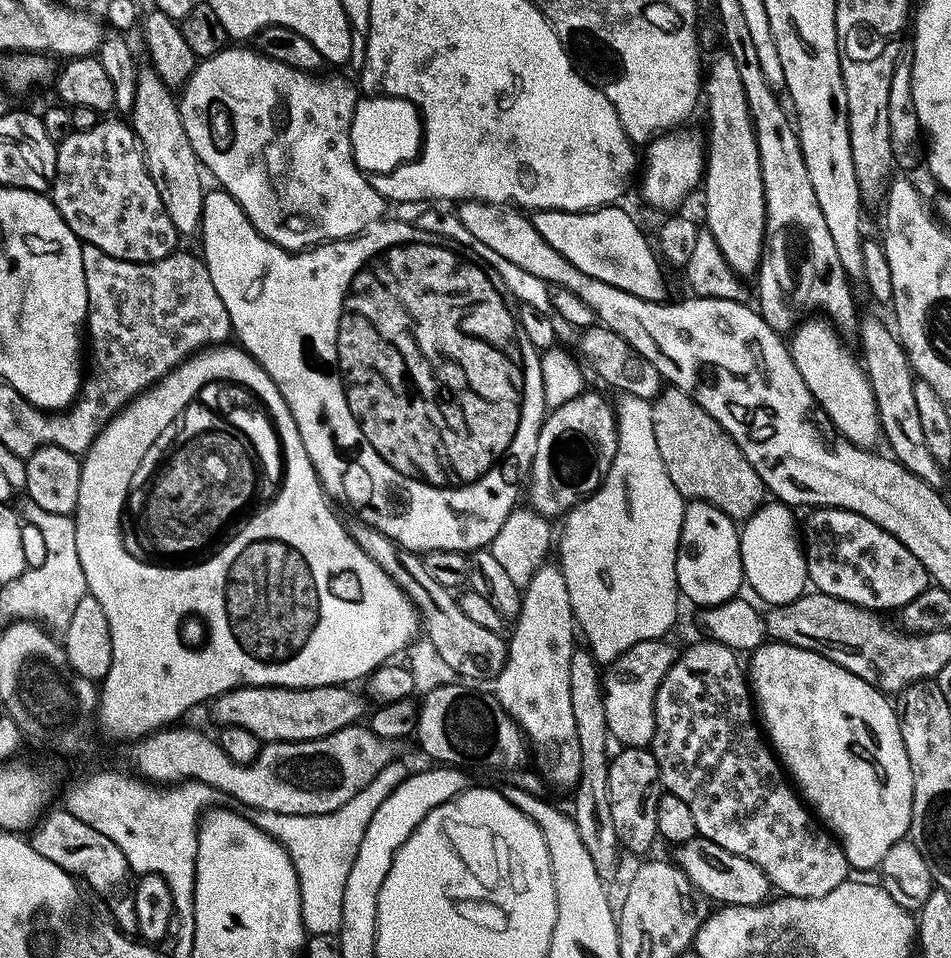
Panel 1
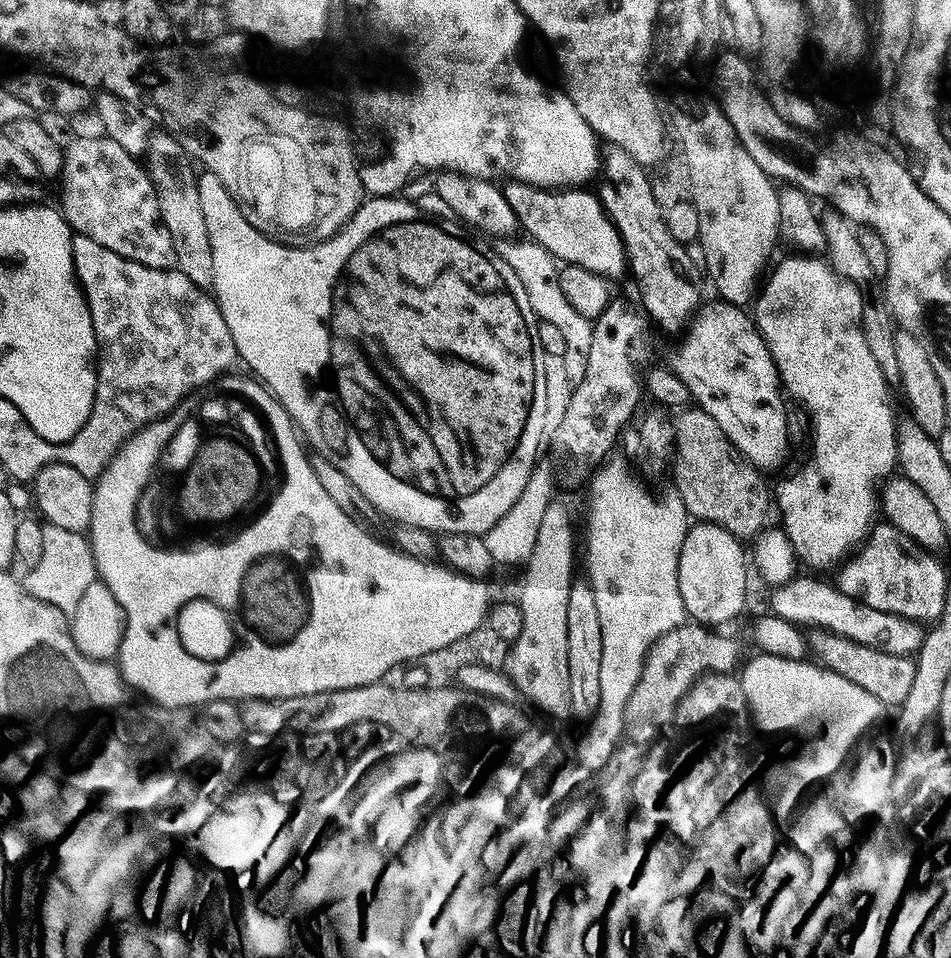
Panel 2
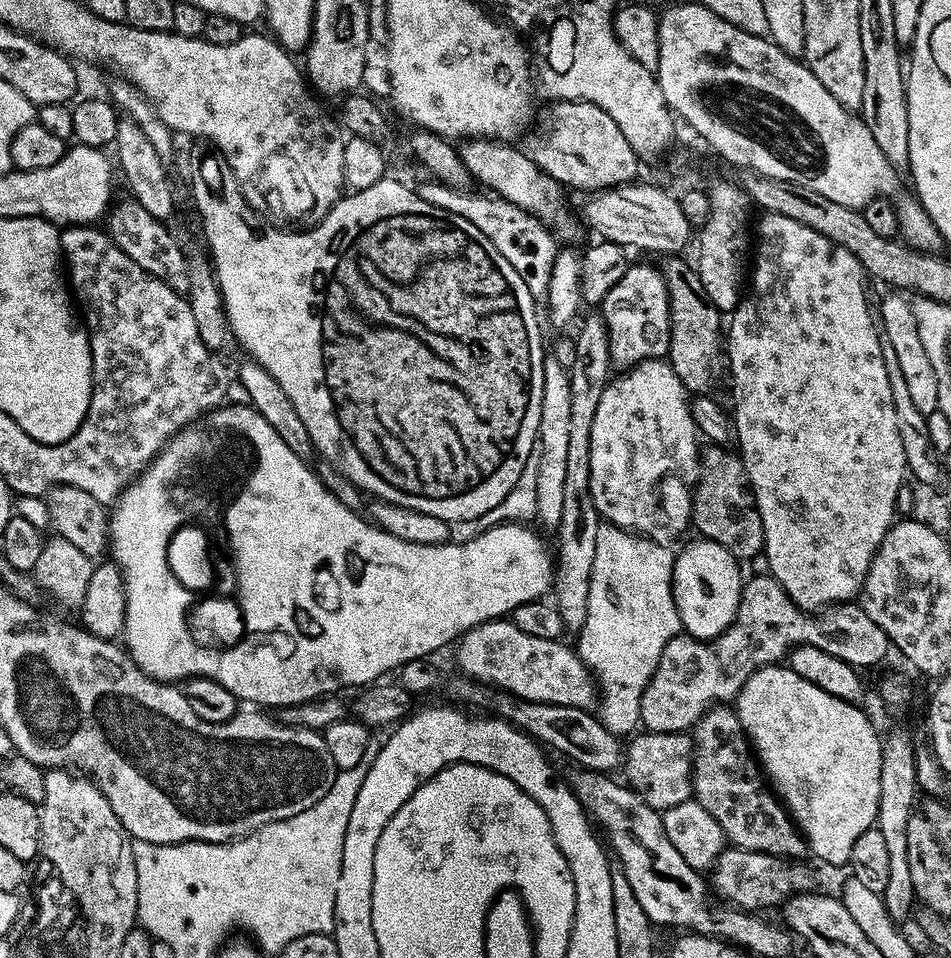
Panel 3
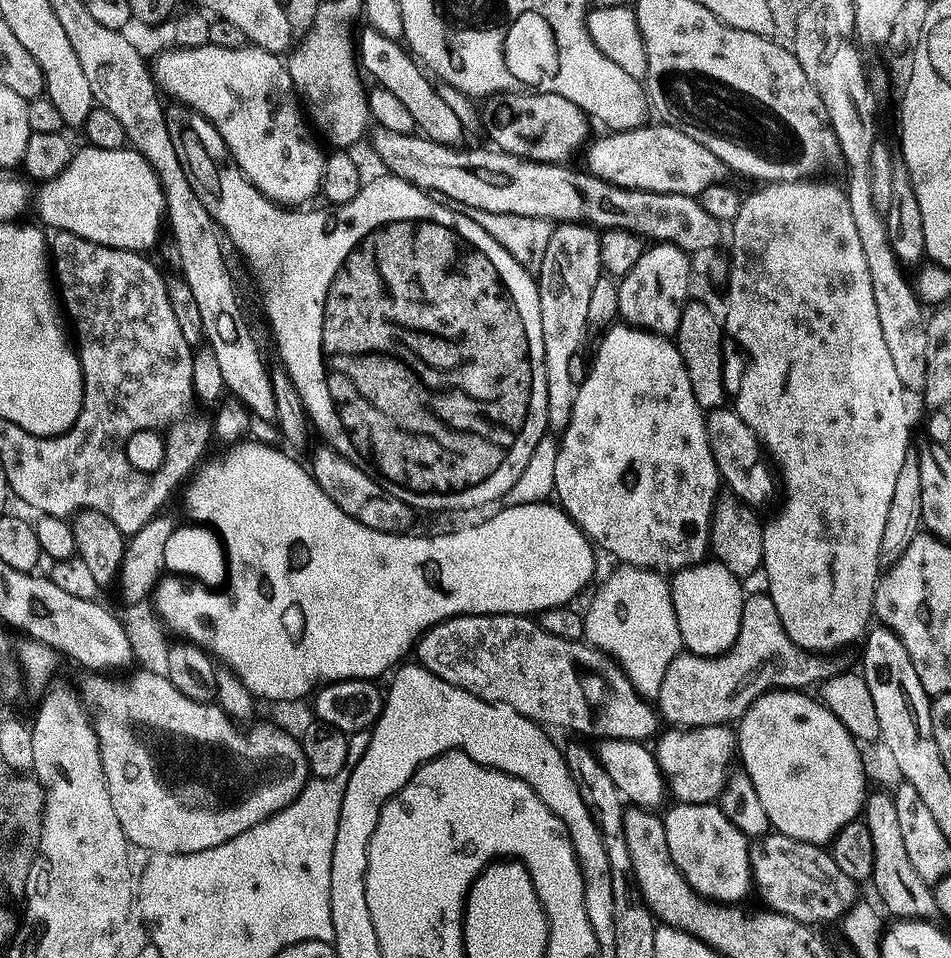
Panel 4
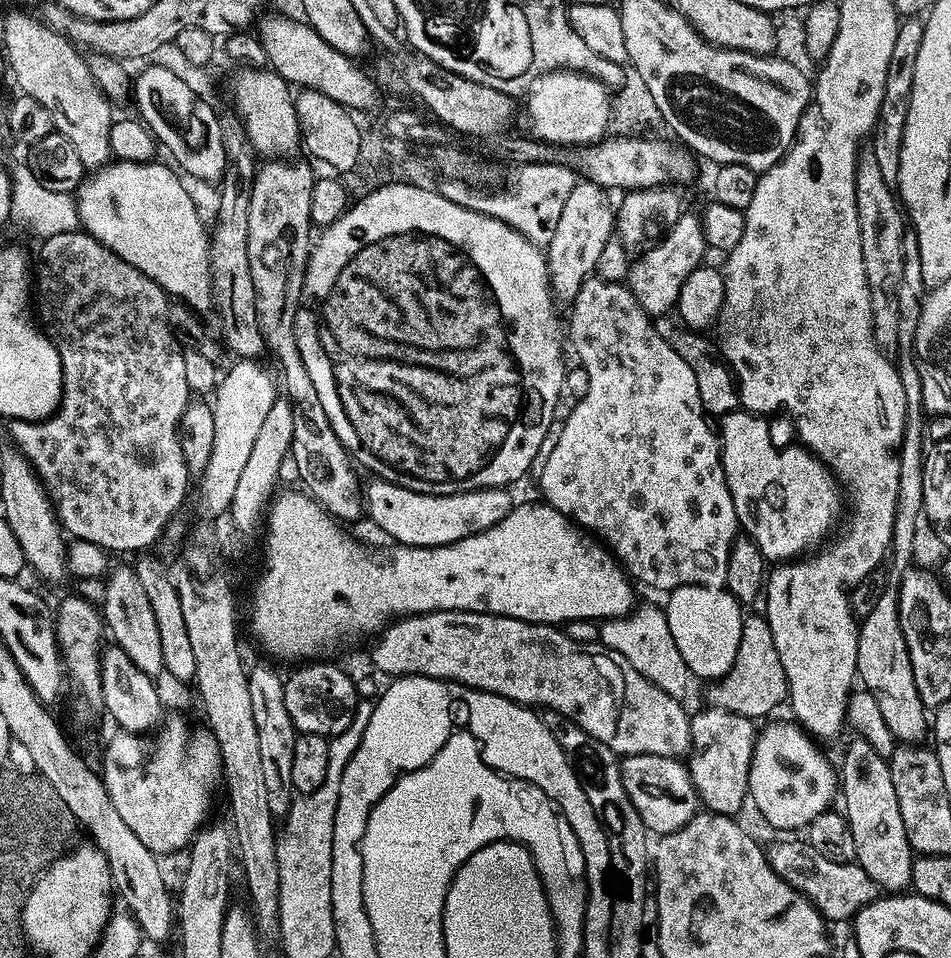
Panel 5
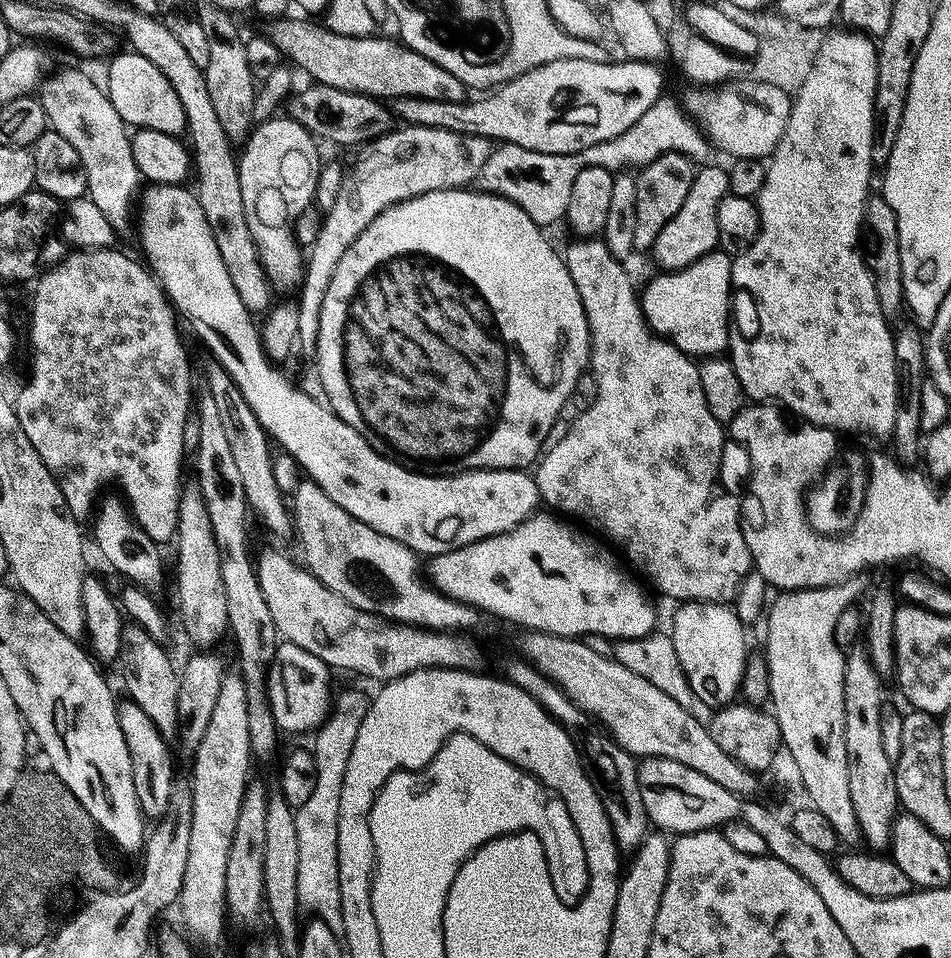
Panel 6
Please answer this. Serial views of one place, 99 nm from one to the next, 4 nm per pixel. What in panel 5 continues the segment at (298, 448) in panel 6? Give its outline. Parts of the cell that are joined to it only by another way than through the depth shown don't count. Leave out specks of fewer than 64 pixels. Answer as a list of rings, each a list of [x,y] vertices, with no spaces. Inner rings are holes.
[[[379,478],[371,481],[373,484],[366,488],[366,516],[372,519],[386,535],[389,541],[406,548],[441,548],[462,542],[471,536],[482,534],[494,526],[501,524],[512,513],[514,501],[512,492],[502,488],[483,488],[477,492],[463,492],[453,496],[427,496],[414,490],[406,490],[402,486],[394,486]]]

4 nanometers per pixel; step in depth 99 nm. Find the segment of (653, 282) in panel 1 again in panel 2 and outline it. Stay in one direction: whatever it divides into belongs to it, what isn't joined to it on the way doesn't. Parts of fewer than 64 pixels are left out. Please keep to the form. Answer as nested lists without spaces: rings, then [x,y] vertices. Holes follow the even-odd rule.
[[[509,181],[503,189],[521,229],[557,261],[582,266],[607,280],[625,276],[628,263],[624,240],[595,193],[581,189],[541,189],[516,181]]]

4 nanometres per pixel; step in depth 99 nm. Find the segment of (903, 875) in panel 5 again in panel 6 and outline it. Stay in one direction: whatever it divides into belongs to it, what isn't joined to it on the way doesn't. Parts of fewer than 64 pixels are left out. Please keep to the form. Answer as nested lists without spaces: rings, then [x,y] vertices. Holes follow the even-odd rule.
[[[853,649],[847,657],[846,672],[846,754],[850,770],[850,796],[860,833],[871,851],[884,852],[891,847],[892,826],[899,813],[895,763],[886,753],[882,738],[884,698],[883,679],[873,668],[865,649]]]

